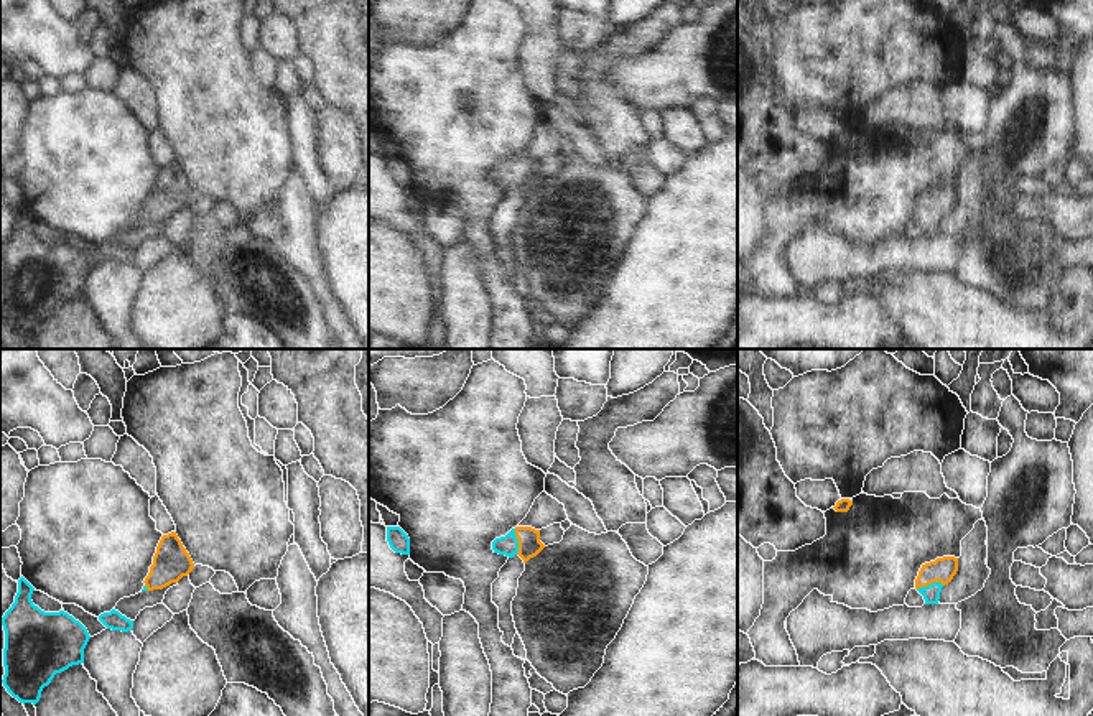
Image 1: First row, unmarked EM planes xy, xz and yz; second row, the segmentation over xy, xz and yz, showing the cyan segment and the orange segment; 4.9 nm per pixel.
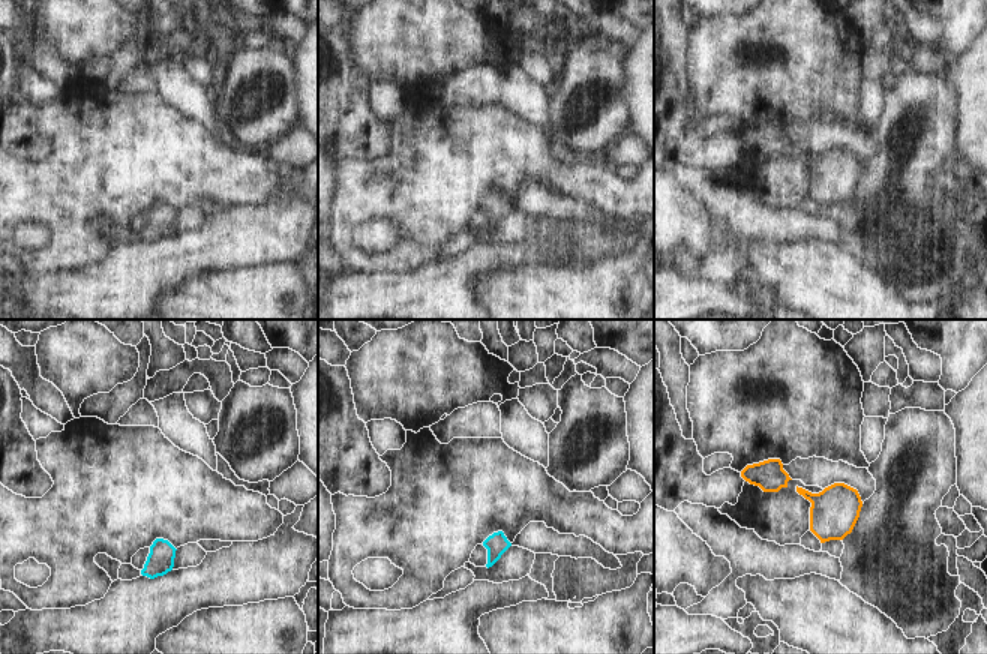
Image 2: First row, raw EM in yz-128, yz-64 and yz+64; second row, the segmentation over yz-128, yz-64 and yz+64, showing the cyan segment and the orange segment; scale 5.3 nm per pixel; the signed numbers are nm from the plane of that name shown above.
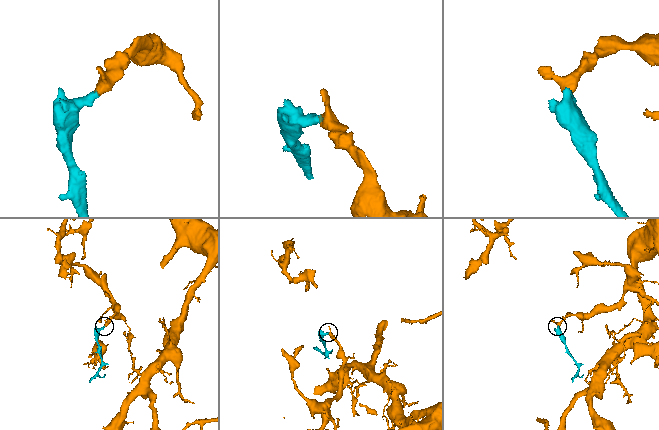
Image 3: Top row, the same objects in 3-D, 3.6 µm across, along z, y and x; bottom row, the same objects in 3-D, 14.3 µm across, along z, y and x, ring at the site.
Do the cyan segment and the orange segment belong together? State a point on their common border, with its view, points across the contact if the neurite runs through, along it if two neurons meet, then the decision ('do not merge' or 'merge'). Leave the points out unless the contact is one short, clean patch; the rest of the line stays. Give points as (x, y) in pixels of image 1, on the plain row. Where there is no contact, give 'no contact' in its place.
meets cyan in yz at (932, 214); runs through yz (930, 224), (932, 214), (942, 201); merge

